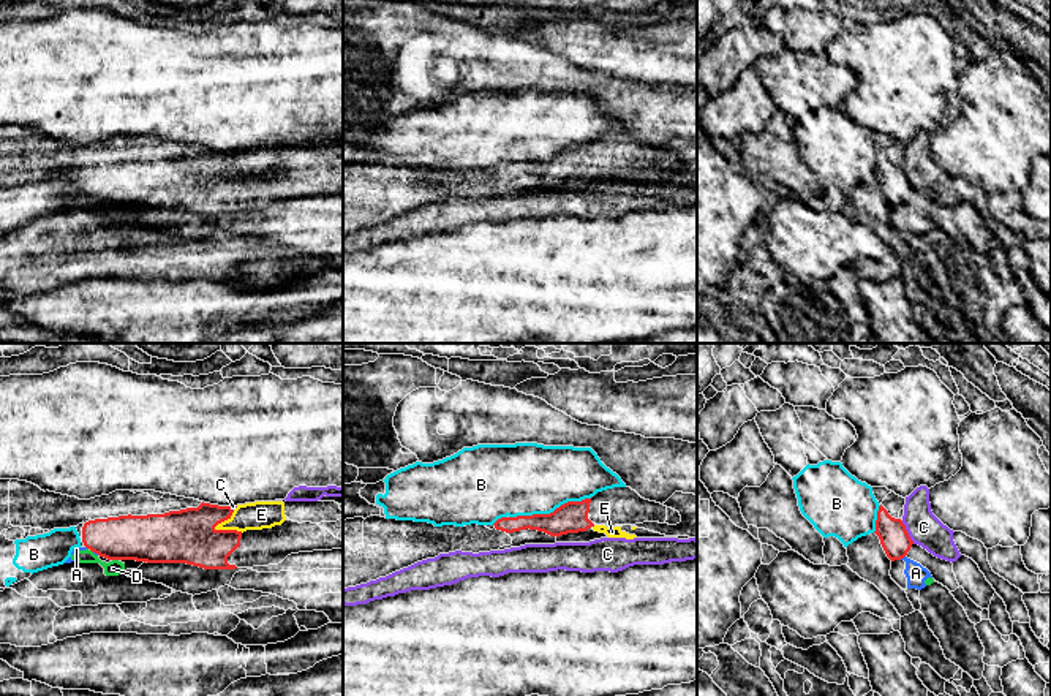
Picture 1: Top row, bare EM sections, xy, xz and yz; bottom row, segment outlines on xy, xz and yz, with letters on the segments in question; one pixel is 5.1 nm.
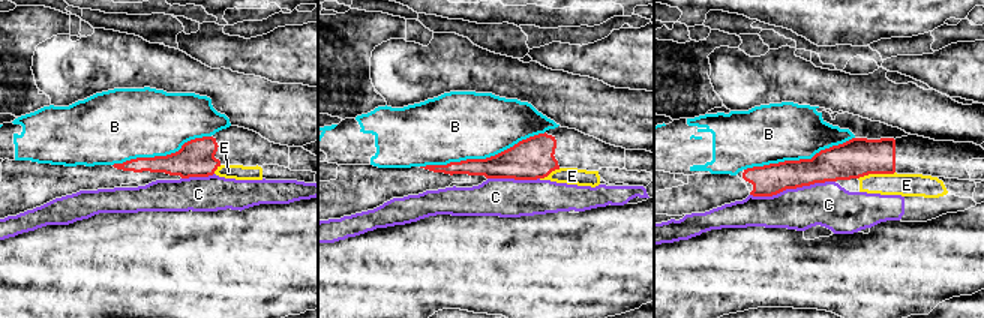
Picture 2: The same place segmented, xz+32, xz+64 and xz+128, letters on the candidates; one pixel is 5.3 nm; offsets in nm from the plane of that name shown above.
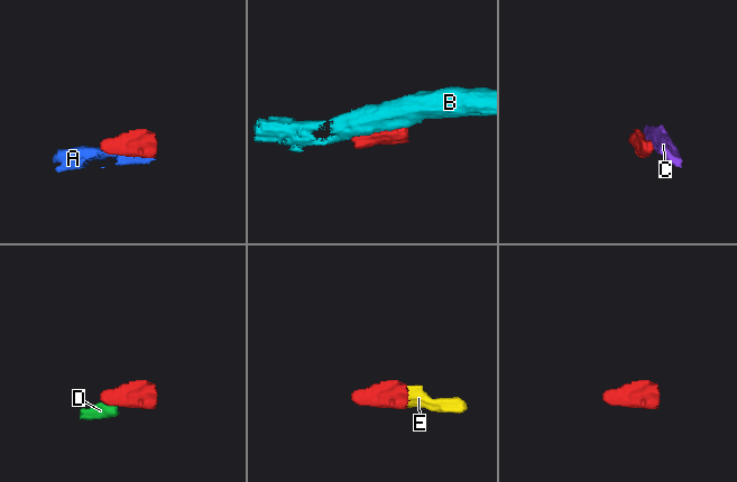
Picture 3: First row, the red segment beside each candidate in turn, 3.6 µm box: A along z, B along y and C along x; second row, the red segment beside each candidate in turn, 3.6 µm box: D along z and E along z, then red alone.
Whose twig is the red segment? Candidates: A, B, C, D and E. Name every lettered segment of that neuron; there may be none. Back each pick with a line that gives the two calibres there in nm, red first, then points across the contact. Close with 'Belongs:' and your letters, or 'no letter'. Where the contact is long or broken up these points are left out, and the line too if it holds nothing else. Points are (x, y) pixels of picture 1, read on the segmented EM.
Belongs: no letter

